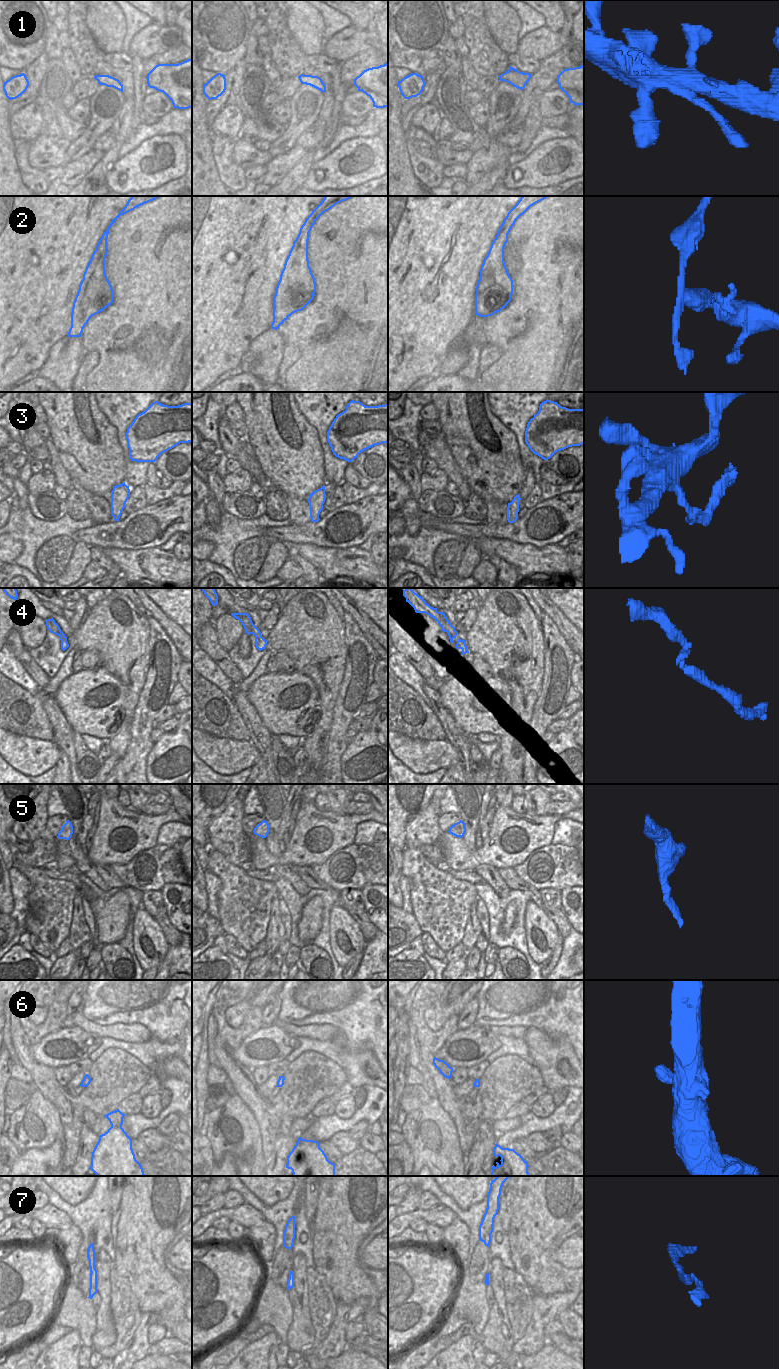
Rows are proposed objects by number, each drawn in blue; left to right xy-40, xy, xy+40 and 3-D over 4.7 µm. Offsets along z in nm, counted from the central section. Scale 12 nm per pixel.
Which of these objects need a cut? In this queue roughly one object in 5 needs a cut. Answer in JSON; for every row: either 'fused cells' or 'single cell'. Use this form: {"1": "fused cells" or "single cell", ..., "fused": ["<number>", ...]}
{"1": "single cell", "2": "fused cells", "3": "fused cells", "4": "single cell", "5": "single cell", "6": "single cell", "7": "single cell", "fused": ["2", "3"]}

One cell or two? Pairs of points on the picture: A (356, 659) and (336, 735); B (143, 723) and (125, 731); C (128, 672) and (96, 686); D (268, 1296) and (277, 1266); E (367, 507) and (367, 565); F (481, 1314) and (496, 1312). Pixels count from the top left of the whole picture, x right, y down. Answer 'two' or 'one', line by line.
A: one
B: two
C: two
D: two
E: two
F: two

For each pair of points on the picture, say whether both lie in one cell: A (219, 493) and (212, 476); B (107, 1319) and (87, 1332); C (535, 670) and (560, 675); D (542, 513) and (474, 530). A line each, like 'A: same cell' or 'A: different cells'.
A: same cell
B: different cells
C: different cells
D: same cell

